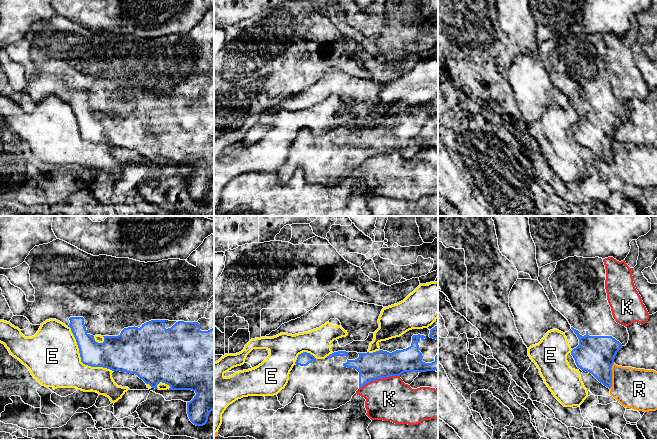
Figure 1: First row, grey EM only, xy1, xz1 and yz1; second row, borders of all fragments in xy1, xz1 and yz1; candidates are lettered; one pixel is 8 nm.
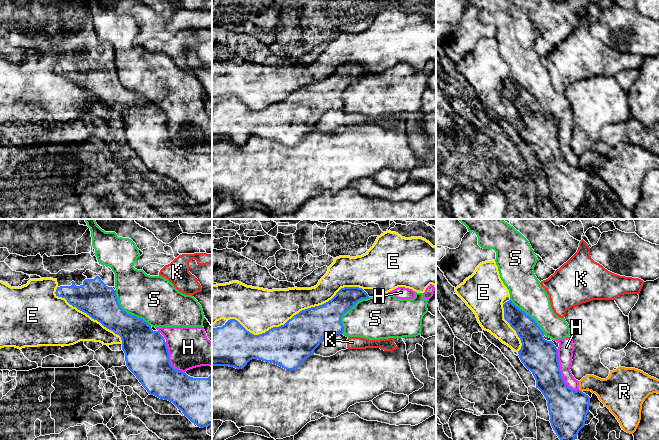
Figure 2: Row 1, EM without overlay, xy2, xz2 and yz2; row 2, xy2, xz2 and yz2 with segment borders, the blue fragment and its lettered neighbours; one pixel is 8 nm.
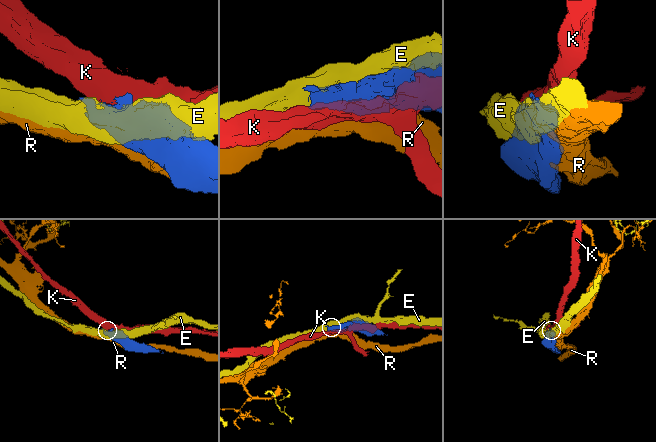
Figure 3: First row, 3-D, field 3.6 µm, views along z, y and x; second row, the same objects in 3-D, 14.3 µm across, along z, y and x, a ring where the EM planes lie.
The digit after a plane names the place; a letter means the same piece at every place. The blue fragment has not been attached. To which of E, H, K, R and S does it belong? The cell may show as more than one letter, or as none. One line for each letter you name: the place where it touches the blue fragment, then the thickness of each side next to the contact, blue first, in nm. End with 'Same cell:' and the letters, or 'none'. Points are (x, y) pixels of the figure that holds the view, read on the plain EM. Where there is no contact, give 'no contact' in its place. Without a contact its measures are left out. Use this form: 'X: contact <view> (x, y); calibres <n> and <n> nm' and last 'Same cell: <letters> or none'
Same cell: none

